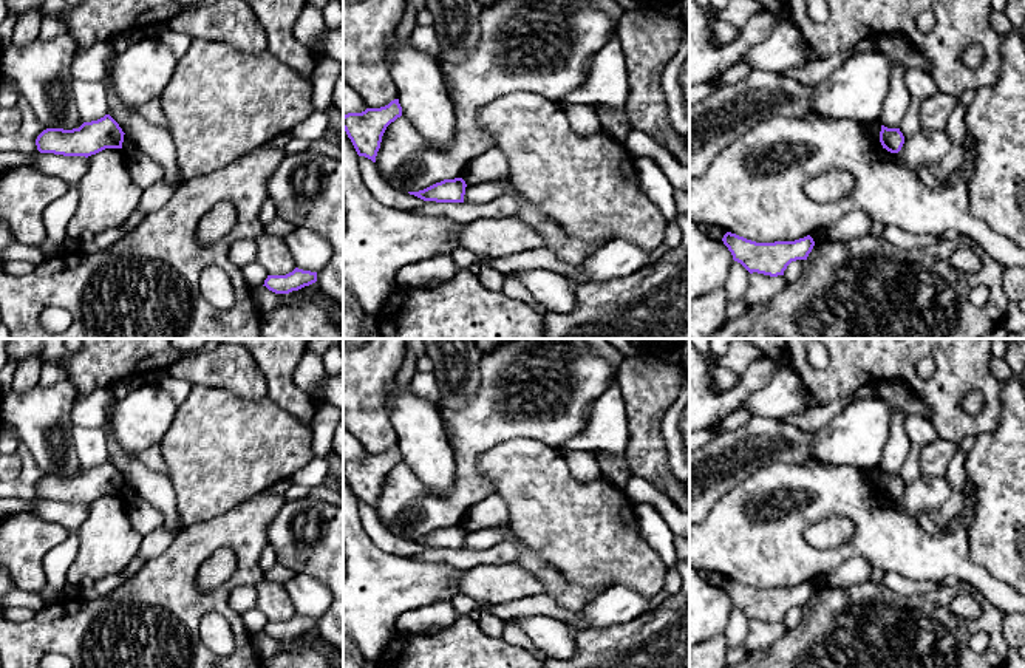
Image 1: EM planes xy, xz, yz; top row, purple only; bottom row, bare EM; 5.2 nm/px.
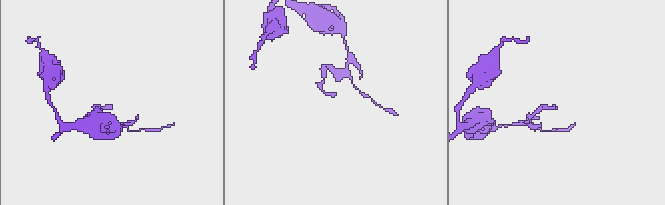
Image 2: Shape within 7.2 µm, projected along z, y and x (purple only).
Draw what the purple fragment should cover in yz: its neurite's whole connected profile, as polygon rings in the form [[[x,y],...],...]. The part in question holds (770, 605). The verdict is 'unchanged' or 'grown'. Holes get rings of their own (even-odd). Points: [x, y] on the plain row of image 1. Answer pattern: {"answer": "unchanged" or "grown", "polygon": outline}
{"answer": "unchanged", "polygon": [[[727,578],[724,591],[750,620],[758,619],[770,623],[784,622],[792,608],[807,606],[815,588],[810,581],[795,588],[756,589]]]}

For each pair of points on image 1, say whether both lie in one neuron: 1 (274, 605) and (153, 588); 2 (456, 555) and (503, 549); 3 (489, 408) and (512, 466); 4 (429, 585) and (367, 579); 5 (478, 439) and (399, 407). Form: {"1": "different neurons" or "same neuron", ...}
{"1": "different neurons", "2": "same neuron", "3": "different neurons", "4": "same neuron", "5": "different neurons"}

